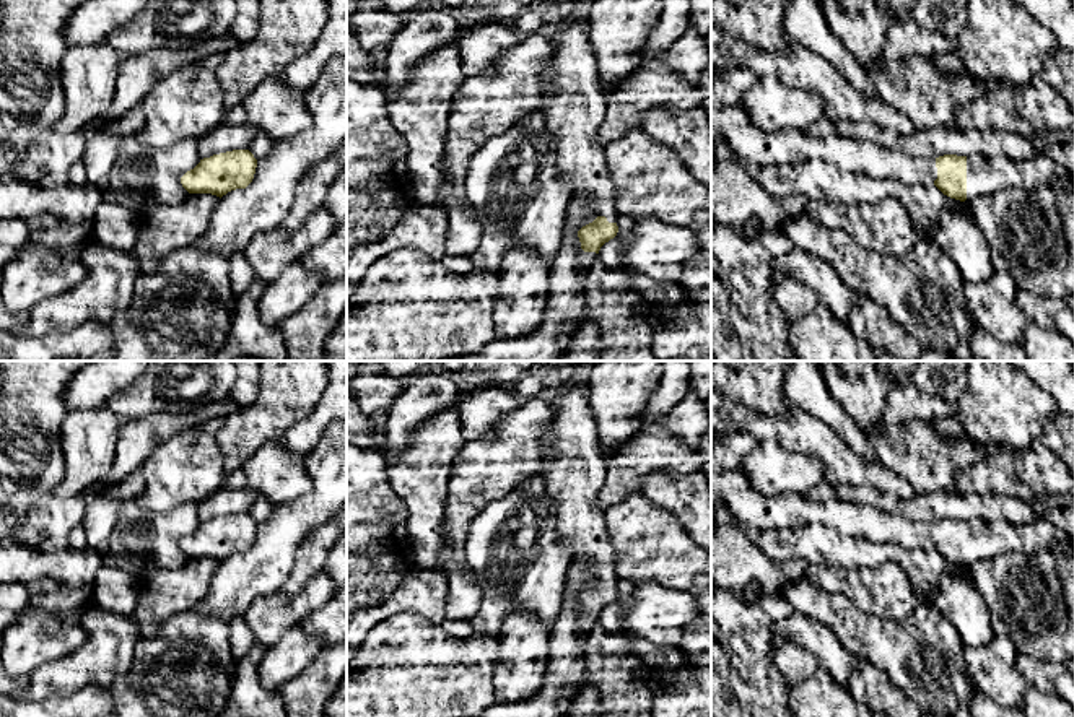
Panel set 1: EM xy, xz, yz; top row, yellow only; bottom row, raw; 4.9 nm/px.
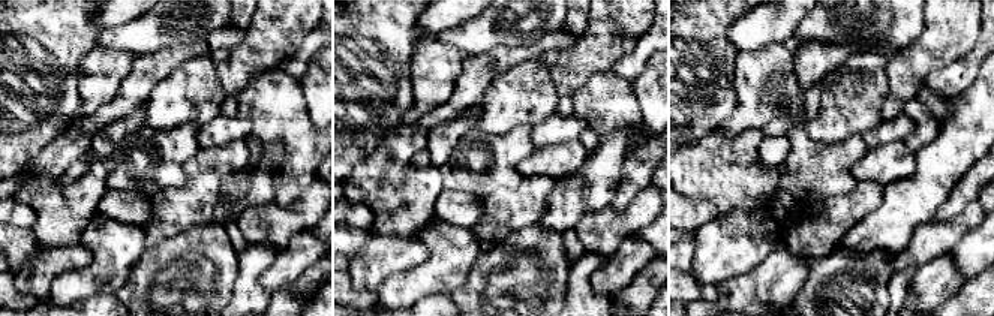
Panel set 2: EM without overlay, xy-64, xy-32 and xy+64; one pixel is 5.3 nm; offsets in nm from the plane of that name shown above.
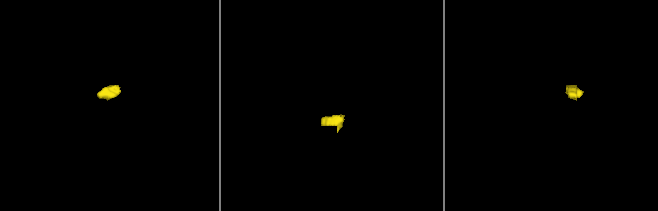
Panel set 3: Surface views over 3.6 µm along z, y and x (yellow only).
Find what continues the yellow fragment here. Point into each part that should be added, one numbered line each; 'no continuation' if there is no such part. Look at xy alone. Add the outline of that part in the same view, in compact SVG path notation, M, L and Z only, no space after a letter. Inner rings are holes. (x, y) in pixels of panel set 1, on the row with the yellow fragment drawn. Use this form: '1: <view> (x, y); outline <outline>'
no continuation

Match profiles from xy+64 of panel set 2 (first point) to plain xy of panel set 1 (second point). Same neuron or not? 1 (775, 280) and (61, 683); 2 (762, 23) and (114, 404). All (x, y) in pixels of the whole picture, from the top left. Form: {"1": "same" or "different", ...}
{"1": "same", "2": "different"}

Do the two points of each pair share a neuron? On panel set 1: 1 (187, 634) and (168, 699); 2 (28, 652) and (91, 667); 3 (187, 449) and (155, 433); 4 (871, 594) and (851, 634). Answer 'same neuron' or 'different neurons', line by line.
1: same neuron
2: different neurons
3: different neurons
4: different neurons

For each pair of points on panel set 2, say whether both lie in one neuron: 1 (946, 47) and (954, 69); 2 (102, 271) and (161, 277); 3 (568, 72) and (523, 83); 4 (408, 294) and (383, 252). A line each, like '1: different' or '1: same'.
1: different
2: different
3: different
4: different

